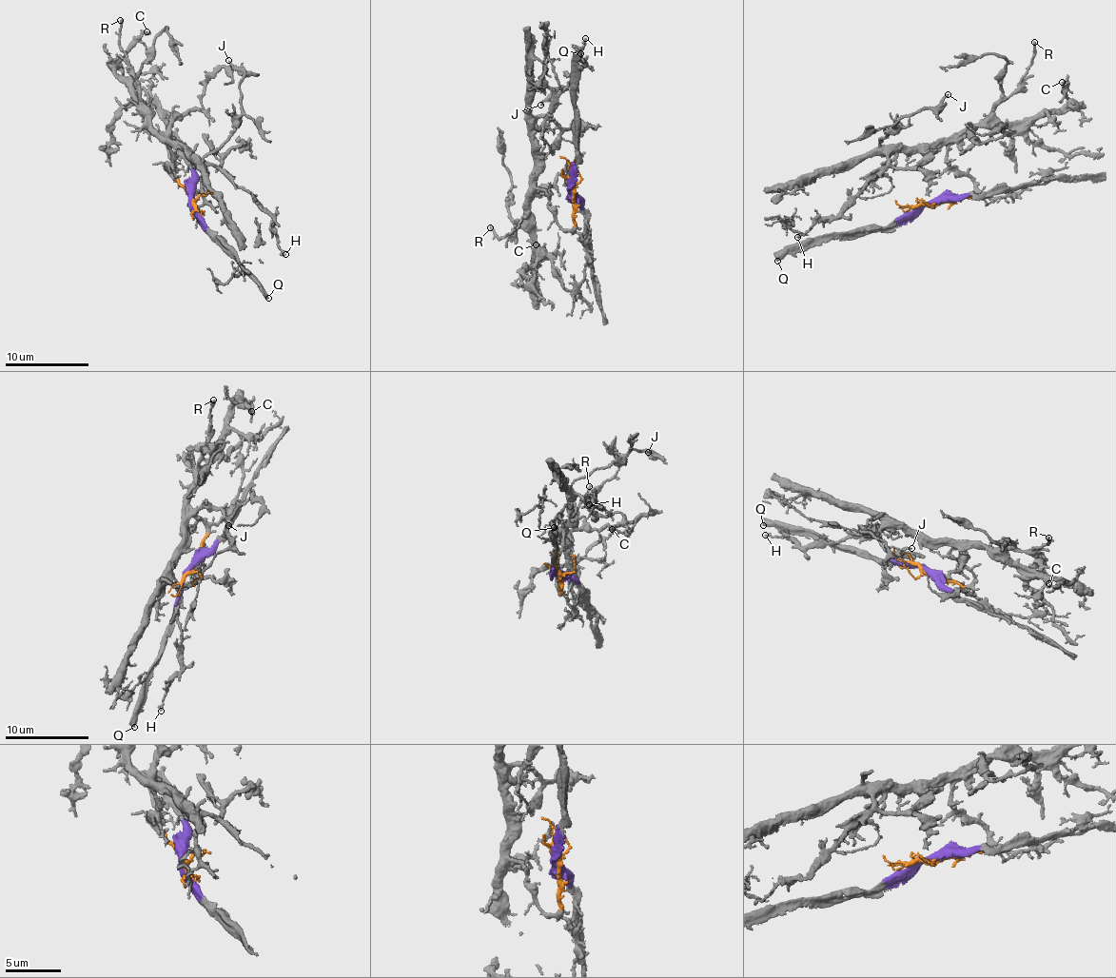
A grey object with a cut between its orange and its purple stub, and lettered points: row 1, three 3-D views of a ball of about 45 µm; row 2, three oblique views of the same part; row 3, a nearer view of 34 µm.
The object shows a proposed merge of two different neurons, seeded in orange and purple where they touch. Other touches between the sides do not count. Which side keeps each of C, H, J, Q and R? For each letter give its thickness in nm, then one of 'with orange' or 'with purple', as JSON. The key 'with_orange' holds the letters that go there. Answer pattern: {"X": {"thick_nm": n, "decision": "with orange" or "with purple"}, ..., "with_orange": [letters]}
{"C": {"thick_nm": 160, "decision": "with orange"}, "H": {"thick_nm": 160, "decision": "with orange"}, "J": {"thick_nm": 150, "decision": "with orange"}, "Q": {"thick_nm": 460, "decision": "with purple"}, "R": {"thick_nm": 220, "decision": "with orange"}, "with_orange": ["C", "H", "J", "R"]}

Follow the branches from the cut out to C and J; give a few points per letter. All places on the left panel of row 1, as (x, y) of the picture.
C: (192, 199), (165, 168), (172, 149), (150, 127), (115, 68), (135, 37), (147, 31)
J: (192, 199), (166, 168), (168, 146), (202, 162), (221, 146), (244, 97), (244, 73), (227, 61)

